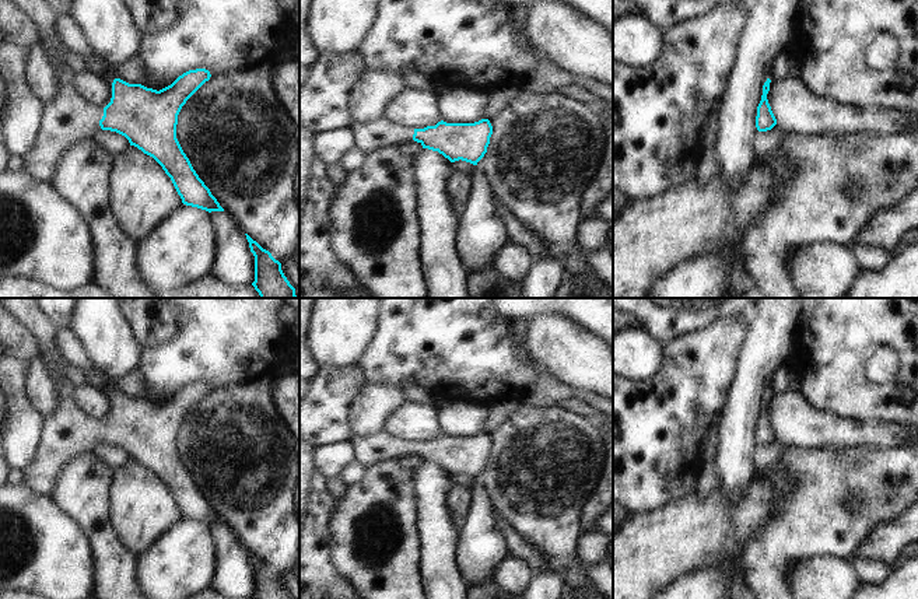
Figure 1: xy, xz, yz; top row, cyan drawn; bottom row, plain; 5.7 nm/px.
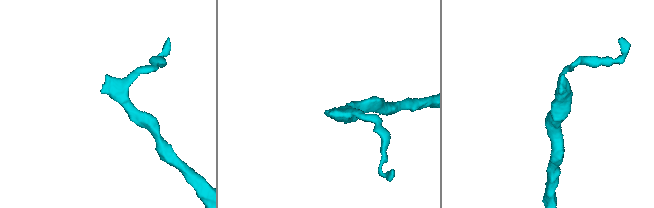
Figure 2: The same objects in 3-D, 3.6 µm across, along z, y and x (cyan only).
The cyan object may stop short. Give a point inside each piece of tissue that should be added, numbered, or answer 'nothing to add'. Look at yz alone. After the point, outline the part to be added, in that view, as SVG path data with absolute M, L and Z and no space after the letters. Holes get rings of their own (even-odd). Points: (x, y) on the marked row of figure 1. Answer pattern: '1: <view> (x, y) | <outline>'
nothing to add

